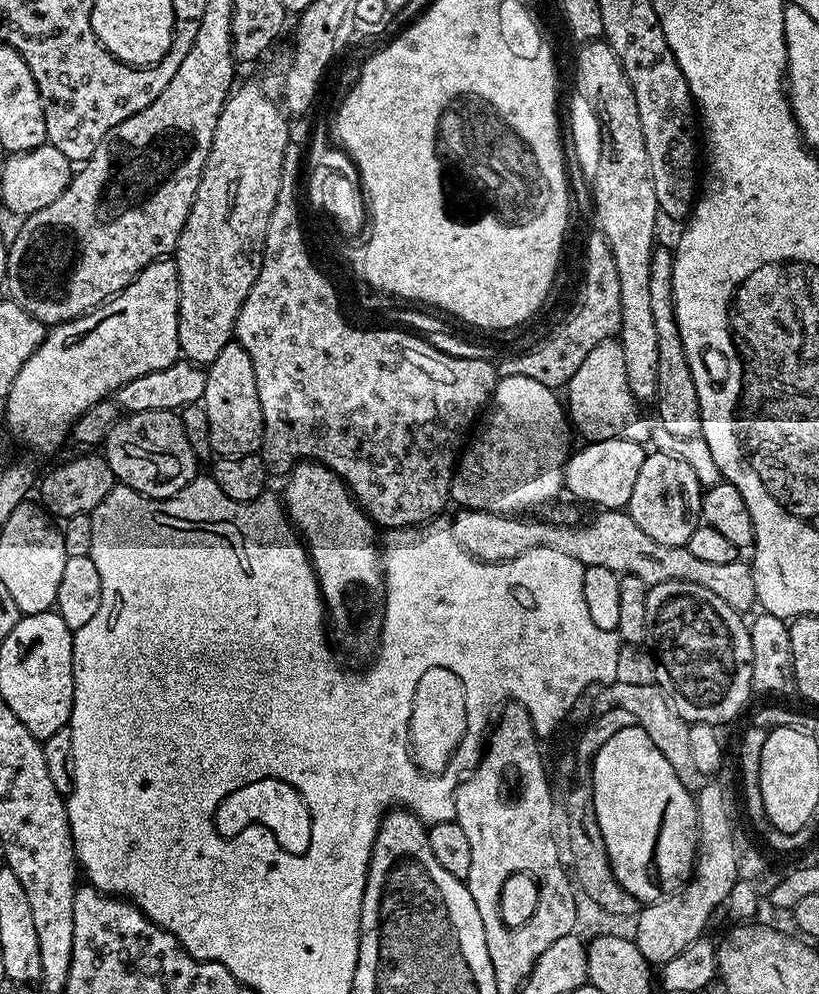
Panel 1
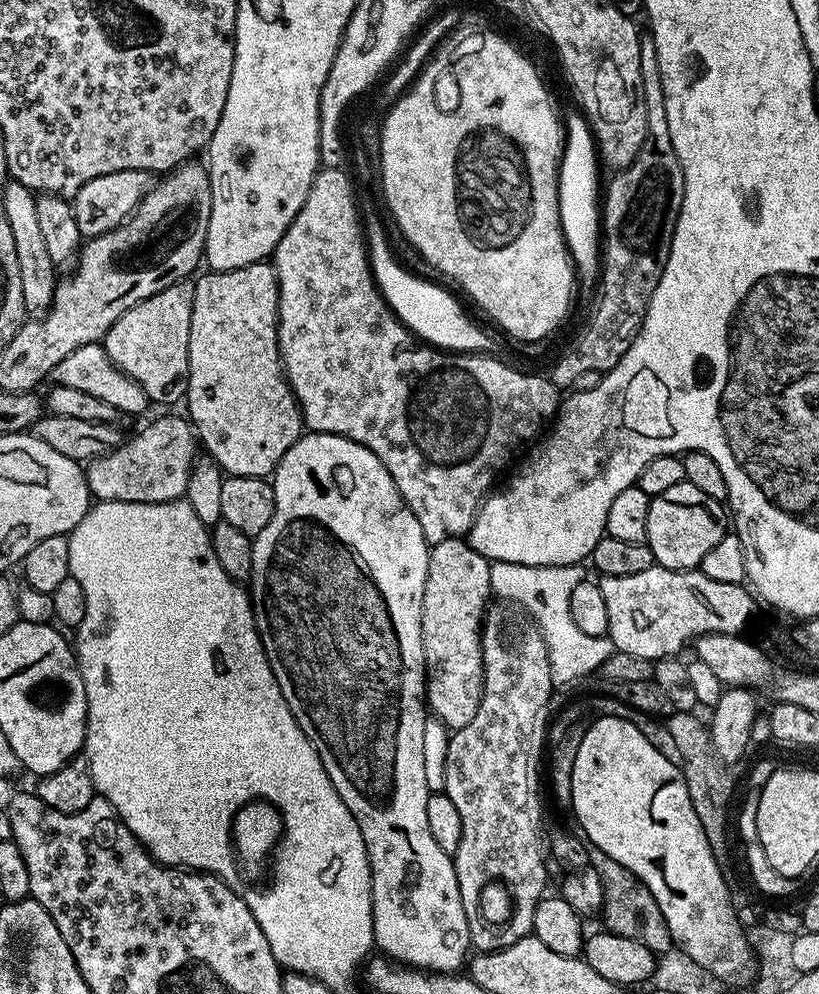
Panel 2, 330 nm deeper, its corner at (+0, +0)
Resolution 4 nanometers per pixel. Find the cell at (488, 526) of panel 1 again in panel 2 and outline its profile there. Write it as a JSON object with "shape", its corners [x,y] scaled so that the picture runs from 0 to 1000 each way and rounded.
{"shape":[[[556,539],[548,543],[541,543],[526,548],[523,556],[523,576],[520,577],[520,590],[518,591],[518,601],[515,602],[515,654],[518,655],[518,678],[520,681],[520,708],[526,719],[531,723],[538,724],[542,731],[556,734],[564,730],[570,730],[584,718],[584,710],[589,706],[589,694],[591,693],[591,663],[589,662],[589,650],[586,649],[586,634],[591,631],[591,622],[597,615],[598,607],[596,603],[602,603],[601,595],[601,567],[584,553],[579,553],[570,542]]]}

